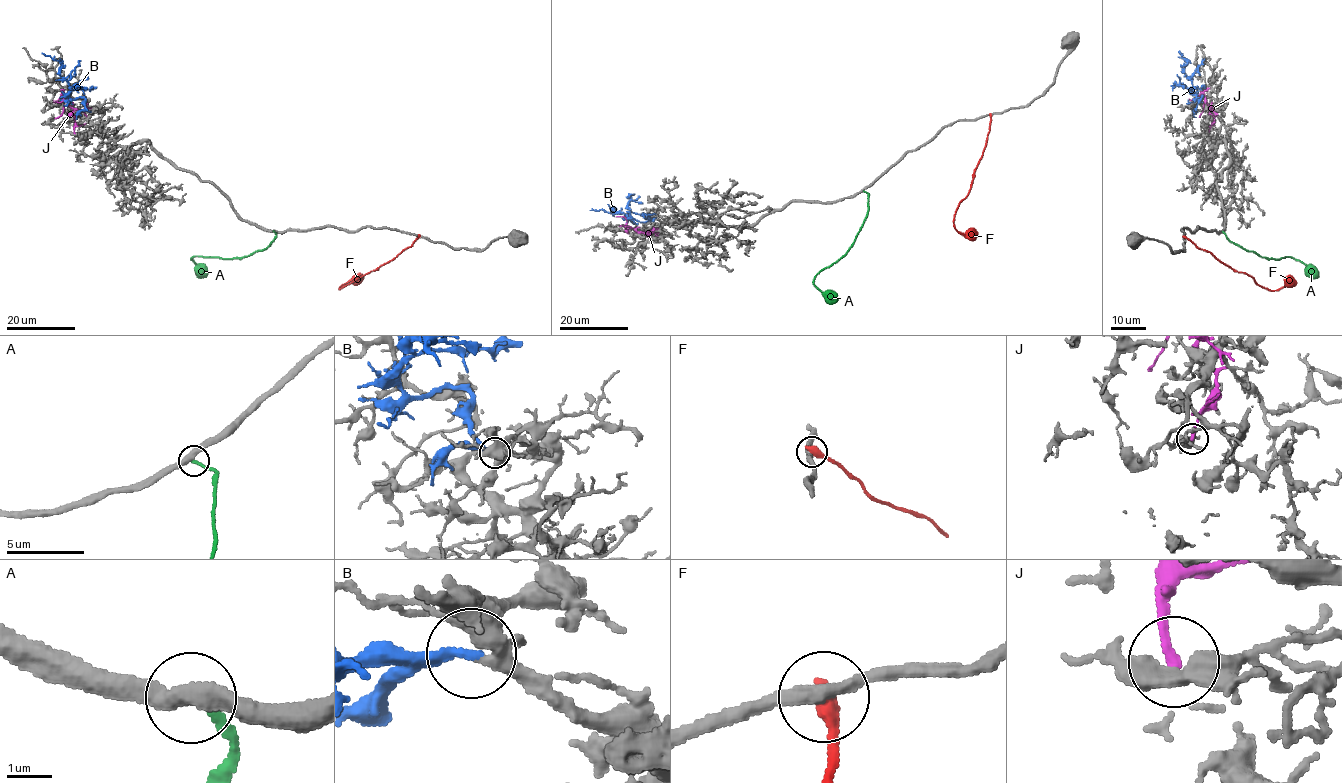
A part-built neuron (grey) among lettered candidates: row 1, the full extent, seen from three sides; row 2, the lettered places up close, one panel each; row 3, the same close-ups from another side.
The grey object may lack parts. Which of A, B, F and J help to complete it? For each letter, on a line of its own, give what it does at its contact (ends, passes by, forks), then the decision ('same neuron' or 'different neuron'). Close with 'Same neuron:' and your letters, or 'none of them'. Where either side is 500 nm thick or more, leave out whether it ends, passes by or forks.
A: it ends; different neuron
B: it ends; same neuron
F: it ends; different neuron
J: it ends; different neuron
Same neuron: B

